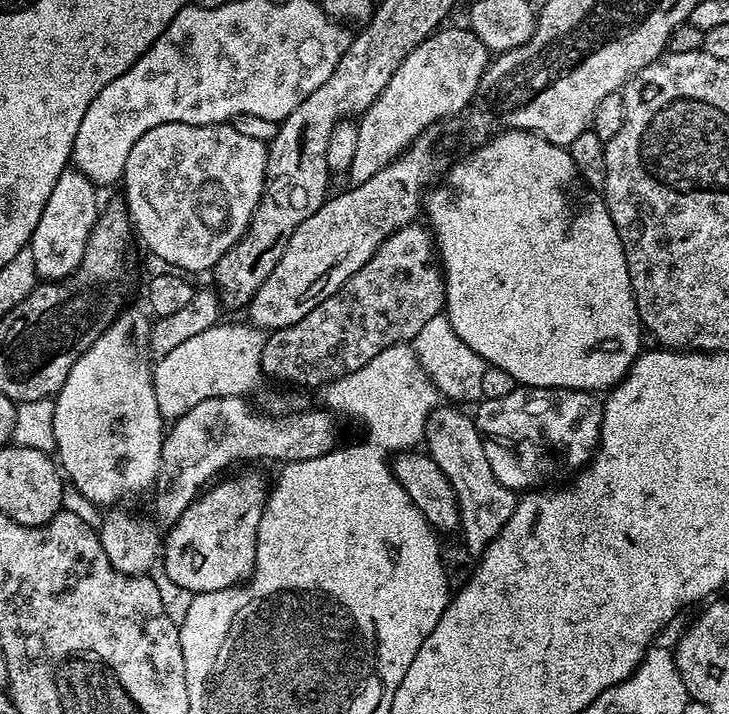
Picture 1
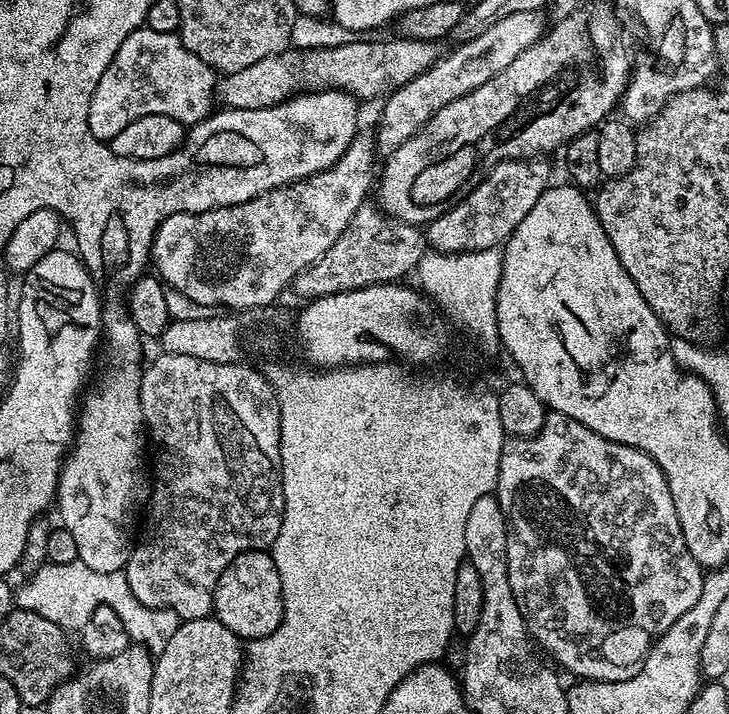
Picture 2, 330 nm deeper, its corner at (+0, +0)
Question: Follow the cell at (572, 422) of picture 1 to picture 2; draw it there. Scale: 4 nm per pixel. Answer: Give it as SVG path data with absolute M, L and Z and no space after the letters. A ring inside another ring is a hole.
M549 411L542 430L536 436L505 439L494 495L508 520L510 590L514 590L514 598L522 610L529 637L539 647L541 644L570 675L576 676L572 678L606 682L634 678L657 638L670 630L670 626L674 626L674 622L678 622L678 618L682 618L682 614L686 614L694 602L698 602L706 575L705 569L700 567L686 546L682 526L678 522L678 510L674 510L674 498L664 471L642 450L622 442L610 442L610 438L602 438L602 434L594 434L594 430L582 426L582 422L574 422L574 418L566 418L566 414L561 412Z

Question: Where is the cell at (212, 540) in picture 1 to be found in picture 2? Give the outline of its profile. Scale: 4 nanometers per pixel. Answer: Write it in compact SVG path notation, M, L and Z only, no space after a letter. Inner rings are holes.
M267 551L238 554L238 558L234 558L230 566L226 566L222 578L218 578L212 606L216 619L222 622L222 626L226 626L226 630L234 630L234 634L240 637L241 641L251 642L274 634L284 617L284 607L282 606L282 578L278 578L278 566L274 566L272 555Z

